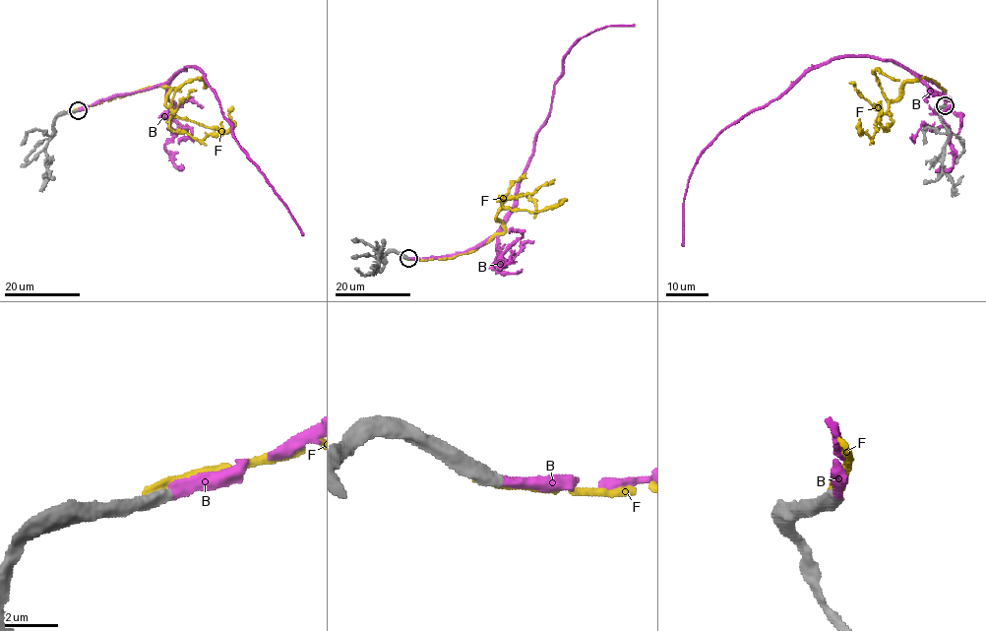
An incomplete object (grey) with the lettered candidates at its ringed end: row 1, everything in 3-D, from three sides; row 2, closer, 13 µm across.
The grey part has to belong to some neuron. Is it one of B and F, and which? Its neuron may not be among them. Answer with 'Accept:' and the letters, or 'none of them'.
Accept: B

